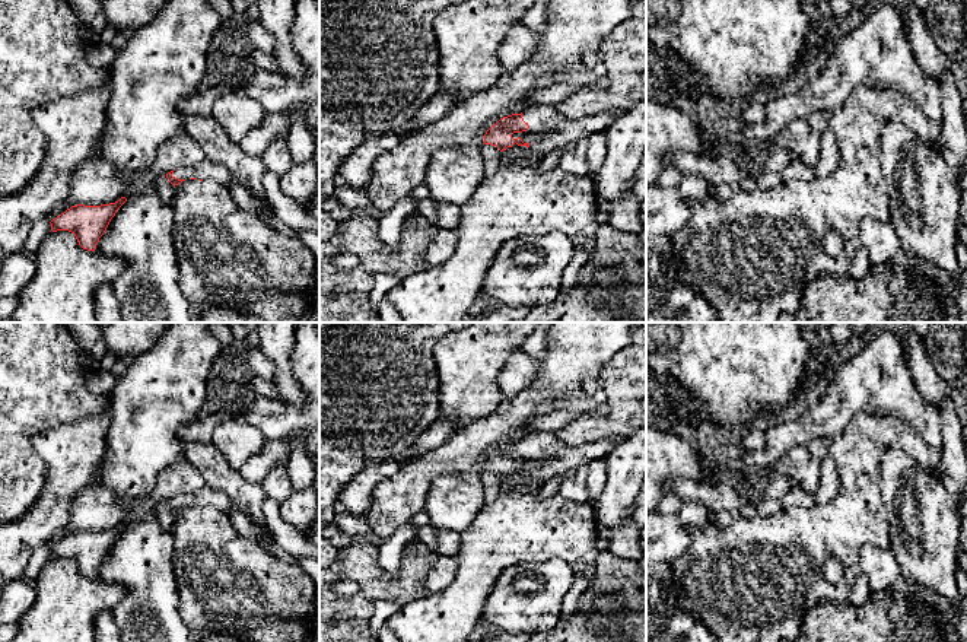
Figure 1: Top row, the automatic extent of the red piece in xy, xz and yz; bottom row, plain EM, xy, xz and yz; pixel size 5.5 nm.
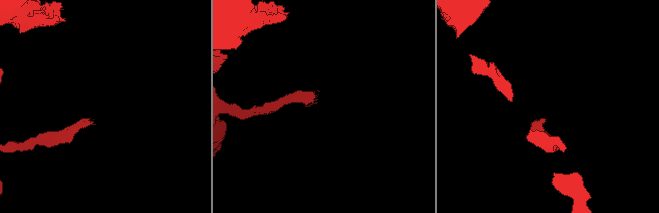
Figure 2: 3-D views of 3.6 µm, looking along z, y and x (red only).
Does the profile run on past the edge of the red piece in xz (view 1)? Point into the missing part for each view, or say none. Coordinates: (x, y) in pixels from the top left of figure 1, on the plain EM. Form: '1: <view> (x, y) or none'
1: xz (550, 455)

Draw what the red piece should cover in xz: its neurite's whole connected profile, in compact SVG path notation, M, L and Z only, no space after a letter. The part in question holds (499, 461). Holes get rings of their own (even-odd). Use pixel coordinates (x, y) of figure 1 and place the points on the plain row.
M531 432L524 439L503 444L492 452L484 461L484 471L496 473L500 479L516 471L525 473L525 482L515 486L515 490L524 492L580 464L605 458L623 439L611 435L597 442L567 445L554 432Z

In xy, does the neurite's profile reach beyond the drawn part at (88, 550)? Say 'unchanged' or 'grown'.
unchanged

